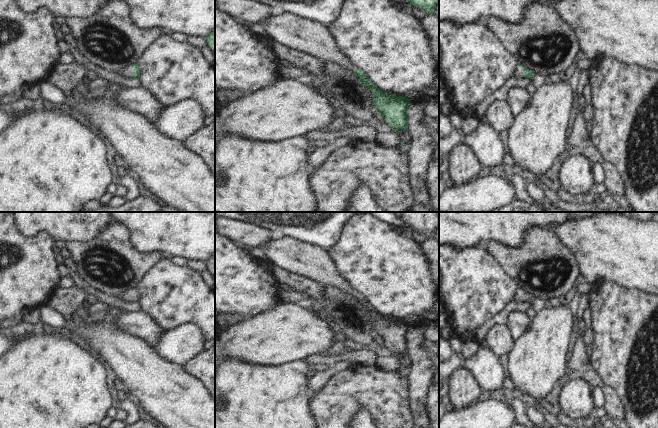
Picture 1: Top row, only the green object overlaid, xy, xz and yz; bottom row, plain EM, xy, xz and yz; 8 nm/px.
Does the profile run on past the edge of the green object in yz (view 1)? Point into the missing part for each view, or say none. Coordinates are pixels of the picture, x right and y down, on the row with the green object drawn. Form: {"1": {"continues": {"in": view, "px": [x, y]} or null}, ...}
{"1": {"continues": {"in": "yz", "px": [518, 70]}}}

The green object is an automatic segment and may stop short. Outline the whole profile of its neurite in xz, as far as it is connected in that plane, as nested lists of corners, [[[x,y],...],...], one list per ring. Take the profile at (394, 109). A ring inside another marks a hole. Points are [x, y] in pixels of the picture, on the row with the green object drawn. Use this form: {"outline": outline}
{"outline": [[[284,12],[268,18],[265,26],[271,40],[289,48],[303,51],[322,62],[338,63],[351,69],[359,81],[373,93],[377,113],[394,131],[408,130],[408,107],[410,100],[403,96],[380,90],[336,42],[330,28],[315,20],[303,18],[292,12]]]}

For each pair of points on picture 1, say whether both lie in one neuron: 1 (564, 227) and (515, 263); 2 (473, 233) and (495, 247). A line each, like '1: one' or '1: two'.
1: two
2: two

